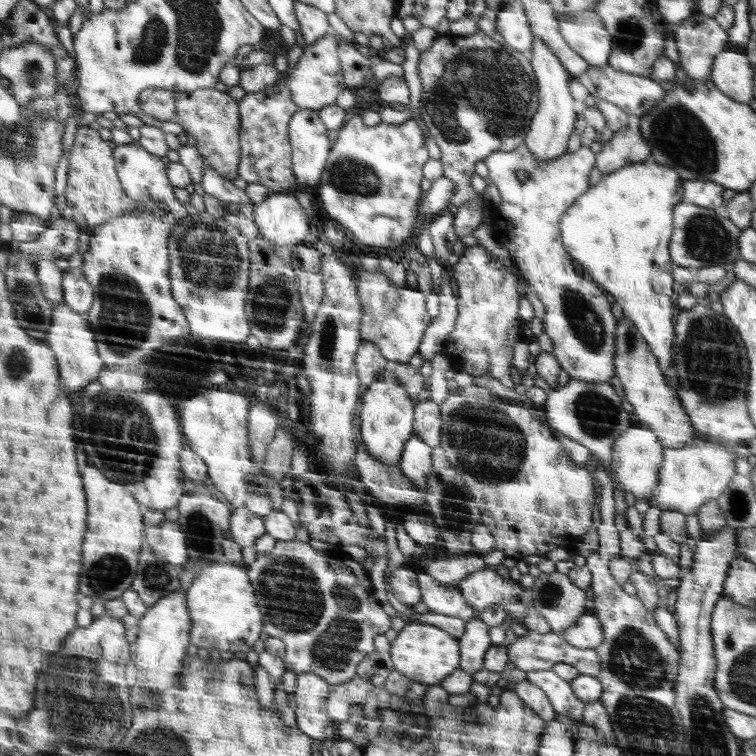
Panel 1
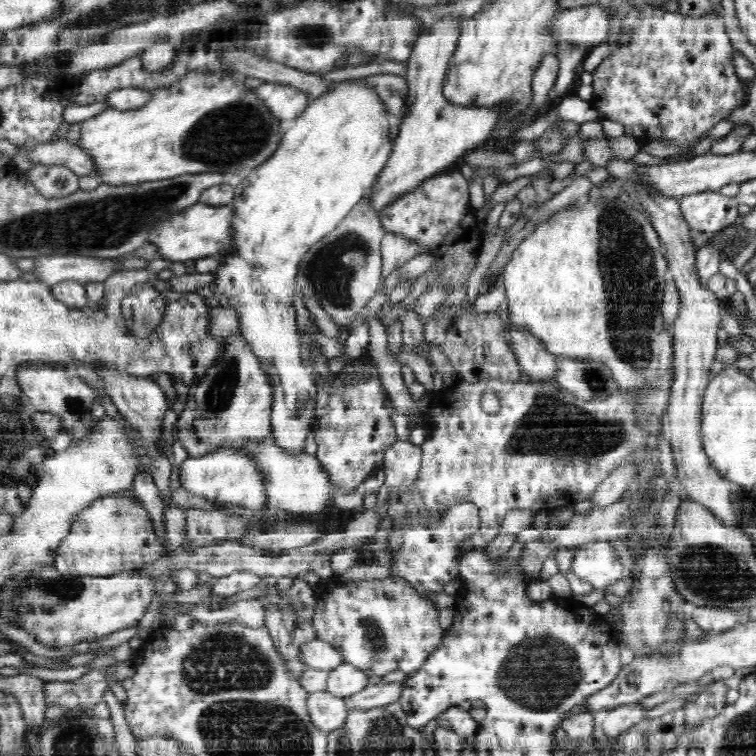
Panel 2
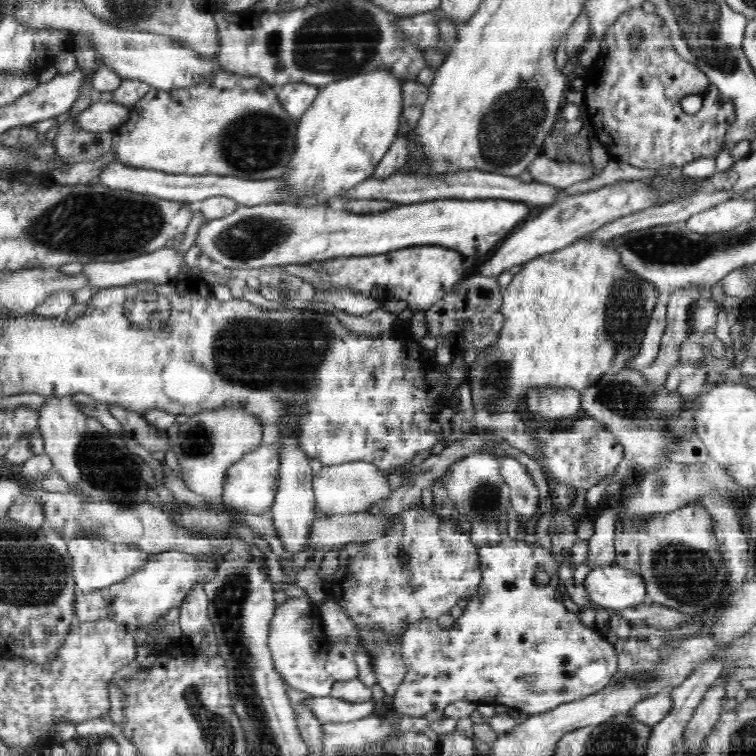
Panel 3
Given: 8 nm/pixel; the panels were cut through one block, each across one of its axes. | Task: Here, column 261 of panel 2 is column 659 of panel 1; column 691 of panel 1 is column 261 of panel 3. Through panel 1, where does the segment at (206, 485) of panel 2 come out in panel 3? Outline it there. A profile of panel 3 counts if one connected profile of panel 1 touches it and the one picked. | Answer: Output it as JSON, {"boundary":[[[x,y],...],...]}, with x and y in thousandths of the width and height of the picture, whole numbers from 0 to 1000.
{"boundary":[[[345,587],[343,593],[325,601],[320,608],[310,611],[302,619],[294,646],[295,669],[332,681],[354,677],[364,664],[368,630],[370,630],[370,603],[366,587]]]}

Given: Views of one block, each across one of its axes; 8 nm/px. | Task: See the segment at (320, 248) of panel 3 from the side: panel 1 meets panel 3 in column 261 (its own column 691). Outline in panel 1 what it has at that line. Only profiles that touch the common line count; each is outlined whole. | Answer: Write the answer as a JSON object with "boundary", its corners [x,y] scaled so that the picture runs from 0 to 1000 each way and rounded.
{"boundary":[[[902,265],[892,274],[890,307],[885,321],[886,341],[892,349],[905,354],[931,354],[971,348],[980,341],[979,313],[980,303],[966,290],[950,286],[946,276]]]}

